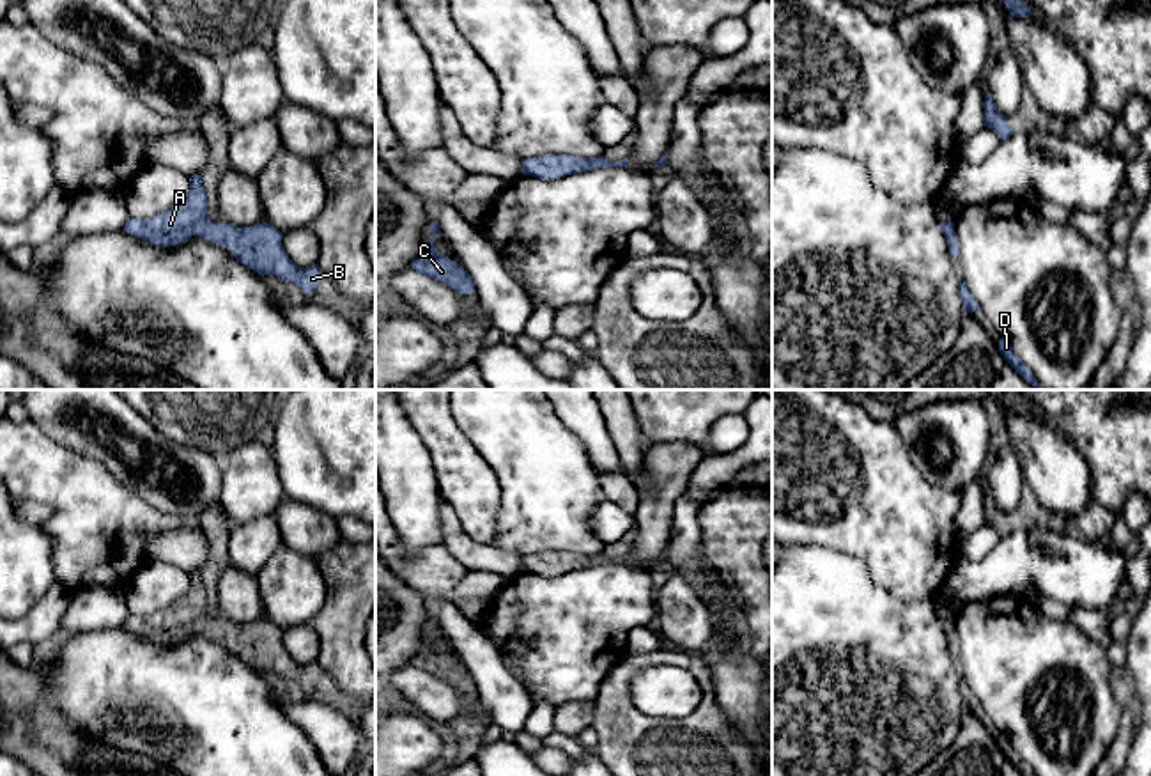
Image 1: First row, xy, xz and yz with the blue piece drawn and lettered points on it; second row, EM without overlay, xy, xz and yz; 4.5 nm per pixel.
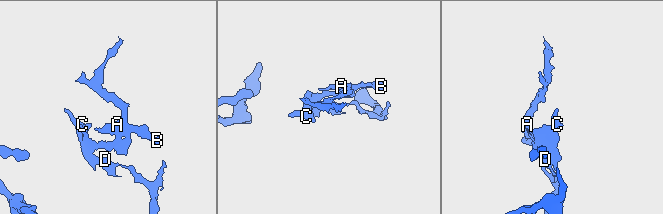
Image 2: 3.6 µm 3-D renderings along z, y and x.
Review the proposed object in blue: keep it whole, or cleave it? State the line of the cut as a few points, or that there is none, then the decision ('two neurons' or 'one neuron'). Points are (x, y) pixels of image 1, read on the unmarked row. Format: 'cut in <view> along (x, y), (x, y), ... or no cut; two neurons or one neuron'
no cut; one neuron

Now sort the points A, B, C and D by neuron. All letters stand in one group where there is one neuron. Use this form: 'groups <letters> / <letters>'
groups A B C D

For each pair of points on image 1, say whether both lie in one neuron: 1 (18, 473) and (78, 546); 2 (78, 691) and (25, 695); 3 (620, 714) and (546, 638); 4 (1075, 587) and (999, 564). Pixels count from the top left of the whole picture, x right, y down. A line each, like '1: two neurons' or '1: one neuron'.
1: one neuron
2: two neurons
3: two neurons
4: one neuron

